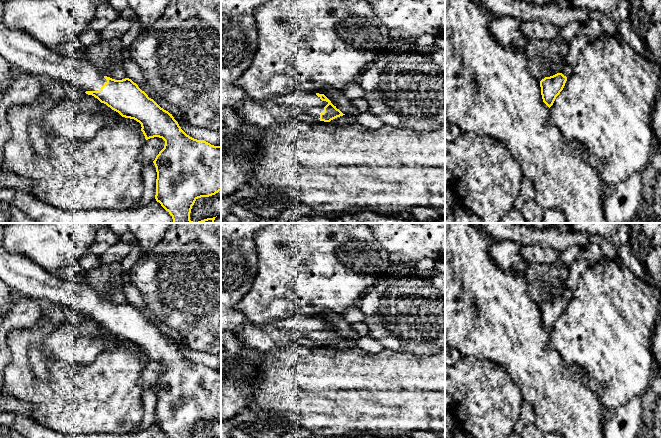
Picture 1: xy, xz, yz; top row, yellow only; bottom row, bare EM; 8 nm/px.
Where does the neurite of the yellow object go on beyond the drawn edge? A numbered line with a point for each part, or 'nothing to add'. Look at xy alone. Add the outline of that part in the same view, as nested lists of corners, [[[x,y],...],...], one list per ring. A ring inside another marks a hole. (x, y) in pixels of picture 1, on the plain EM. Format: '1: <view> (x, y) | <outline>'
1: xy (25, 278) | [[[0,223],[0,279],[12,290],[16,298],[31,296],[36,299],[49,300],[55,304],[66,305],[83,316],[99,315],[107,306],[97,292],[88,285],[64,281],[23,255],[9,252],[3,245],[5,224]]]

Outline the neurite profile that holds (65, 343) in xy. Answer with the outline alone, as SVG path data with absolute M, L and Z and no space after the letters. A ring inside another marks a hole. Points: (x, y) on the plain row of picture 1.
M62 321L46 336L41 345L31 346L28 358L36 380L46 382L49 380L46 367L48 358L84 366L94 363L101 352L111 351L114 348L113 340L104 340L101 337L81 333L72 323Z

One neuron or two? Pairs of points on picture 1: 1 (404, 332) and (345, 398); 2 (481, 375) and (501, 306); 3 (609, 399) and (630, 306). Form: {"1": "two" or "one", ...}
{"1": "two", "2": "two", "3": "one"}

